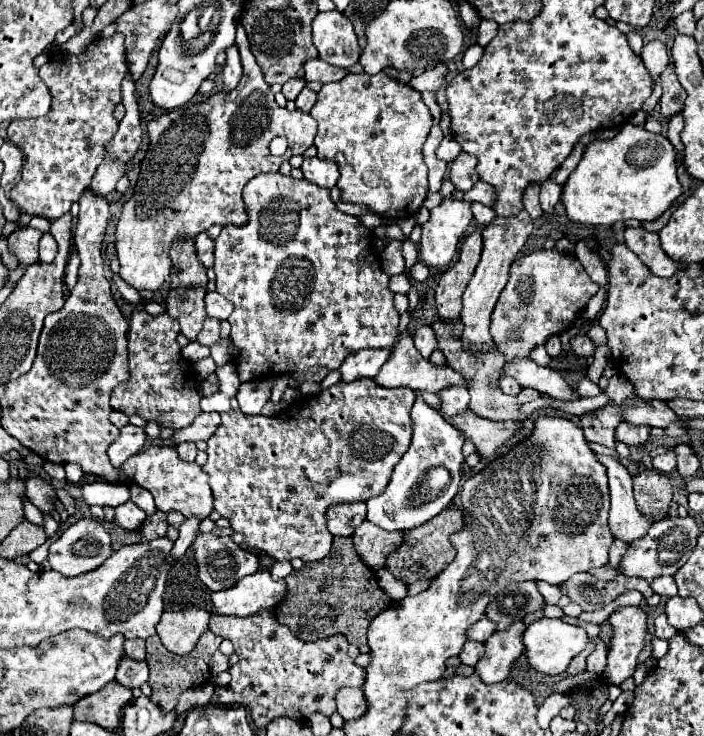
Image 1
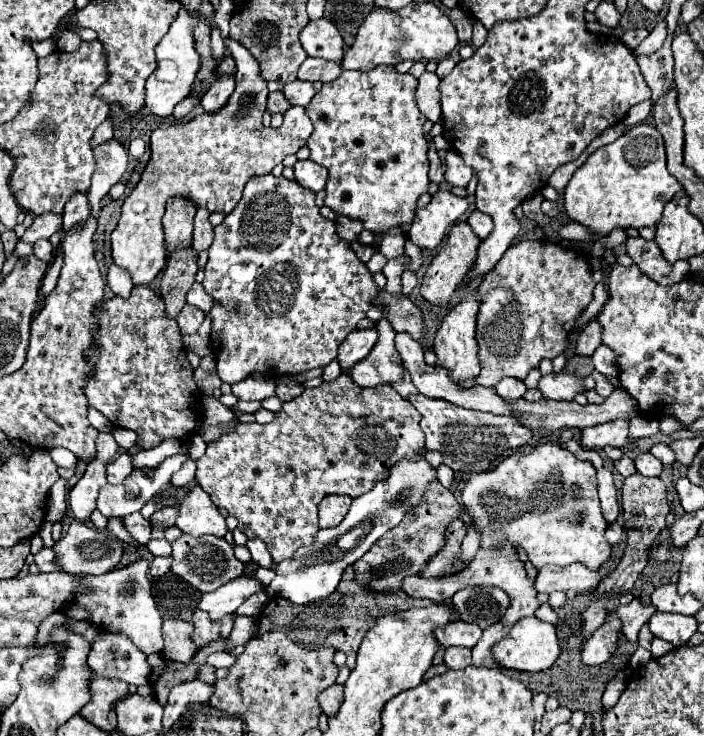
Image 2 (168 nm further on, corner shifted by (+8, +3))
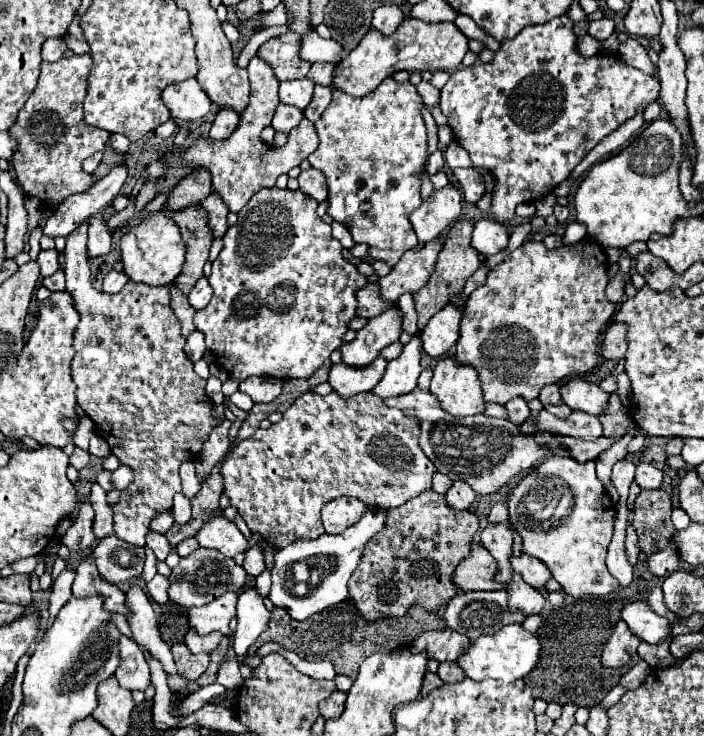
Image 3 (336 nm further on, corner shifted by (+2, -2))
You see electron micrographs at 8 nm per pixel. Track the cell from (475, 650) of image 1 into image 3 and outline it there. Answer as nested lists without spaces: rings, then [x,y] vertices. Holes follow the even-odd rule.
[[[442,662],[438,668],[438,676],[446,682],[446,684],[454,684],[458,680],[464,678],[462,668],[458,666],[458,662]]]

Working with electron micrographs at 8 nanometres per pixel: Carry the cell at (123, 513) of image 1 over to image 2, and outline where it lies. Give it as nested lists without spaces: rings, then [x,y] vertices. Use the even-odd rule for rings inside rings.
[[[132,513],[128,517],[122,519],[124,527],[128,529],[128,533],[140,543],[140,545],[148,545],[150,541],[150,533],[152,533],[152,525],[148,519],[144,519],[140,513]]]

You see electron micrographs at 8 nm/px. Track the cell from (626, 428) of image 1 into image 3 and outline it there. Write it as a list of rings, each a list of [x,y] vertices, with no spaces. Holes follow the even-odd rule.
[[[560,436],[560,442],[564,448],[570,450],[570,456],[576,458],[578,462],[588,462],[588,460],[596,460],[600,456],[600,452],[608,450],[614,442],[614,438],[608,438],[608,436],[600,436],[592,442],[588,440],[576,440],[576,438],[570,438],[570,436]]]

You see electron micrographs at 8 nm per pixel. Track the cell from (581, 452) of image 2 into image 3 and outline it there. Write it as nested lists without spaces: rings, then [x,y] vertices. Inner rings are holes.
[[[412,390],[402,398],[388,398],[388,406],[400,408],[408,416],[420,418],[422,434],[420,446],[424,454],[434,462],[436,470],[446,474],[450,480],[466,482],[478,494],[492,494],[502,488],[514,474],[540,464],[546,456],[554,454],[548,444],[538,444],[536,434],[522,434],[520,426],[510,420],[488,418],[484,414],[456,418],[448,414],[434,394],[426,390]]]

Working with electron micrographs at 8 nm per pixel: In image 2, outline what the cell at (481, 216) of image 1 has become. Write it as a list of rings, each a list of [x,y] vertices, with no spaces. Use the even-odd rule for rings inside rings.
[[[474,211],[470,217],[468,217],[468,223],[472,227],[472,231],[480,237],[480,239],[486,239],[488,233],[492,233],[492,219],[480,211]]]

